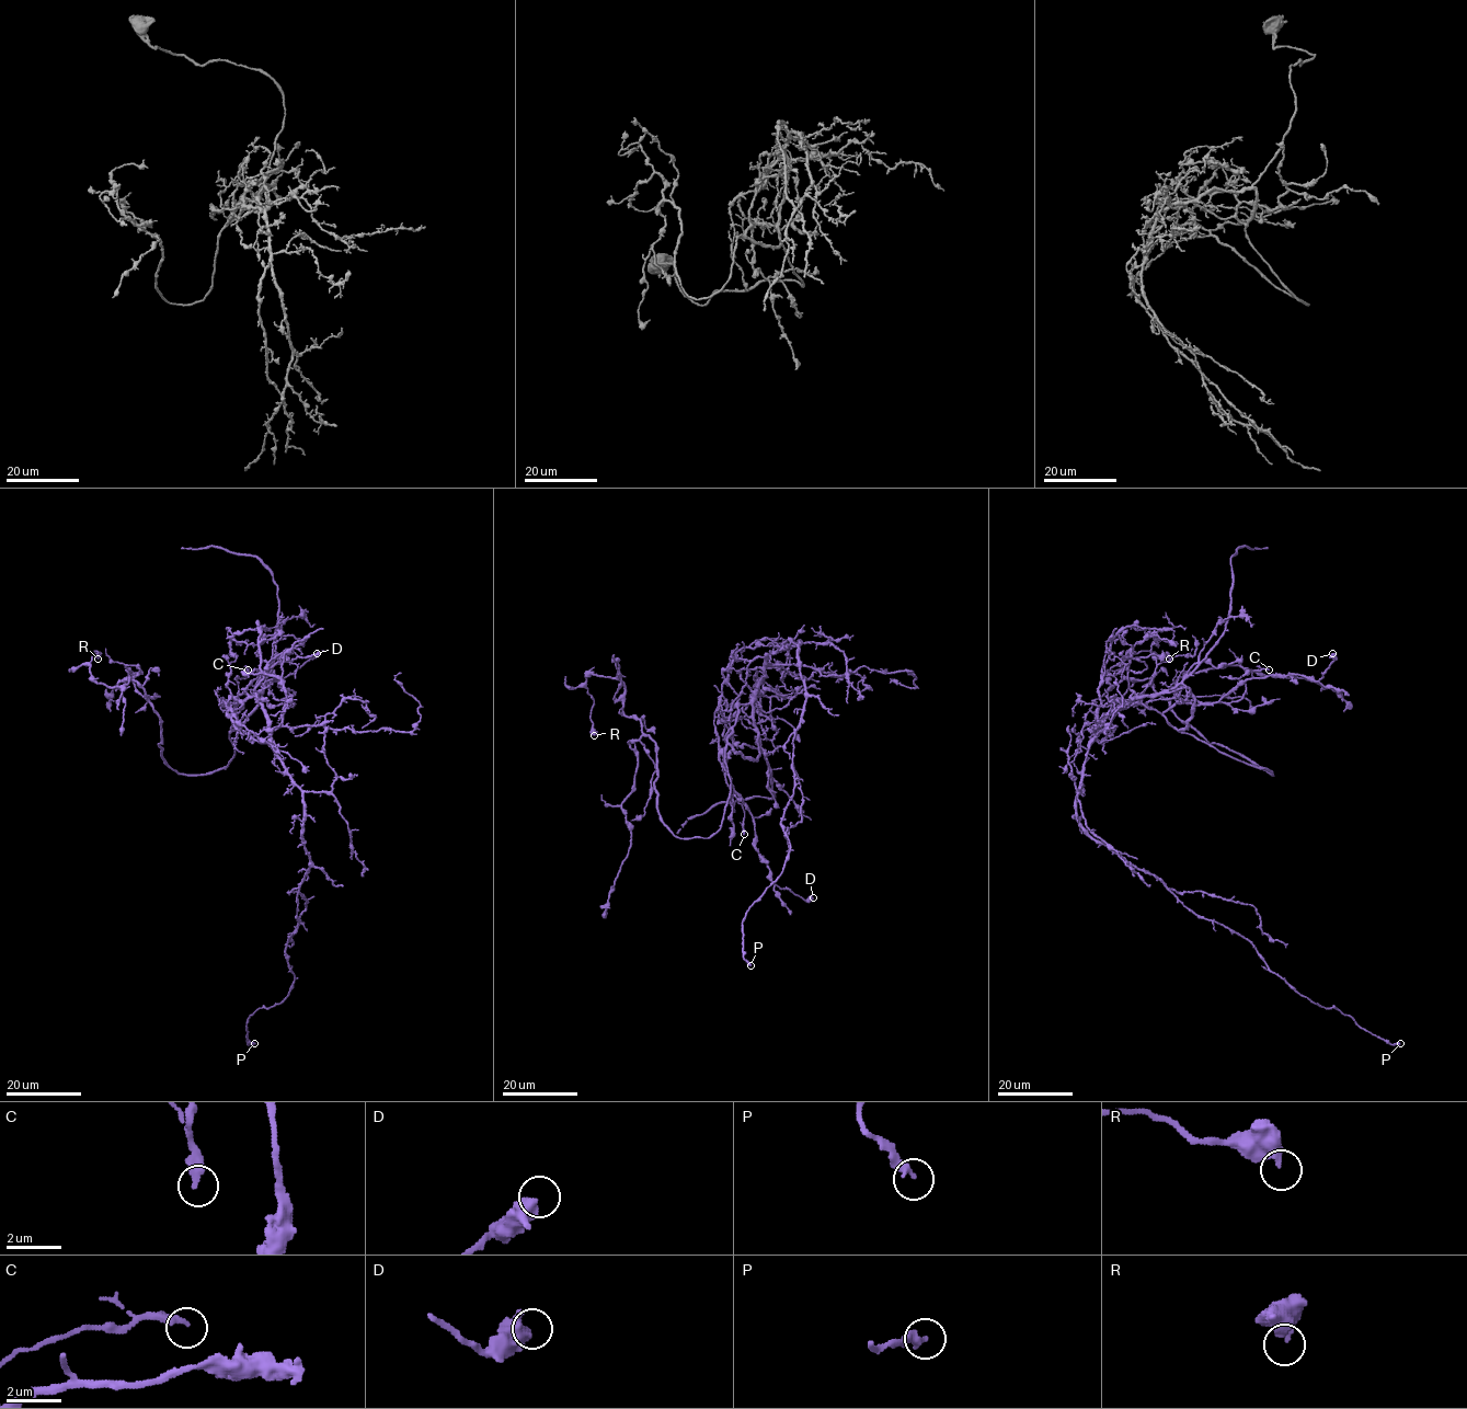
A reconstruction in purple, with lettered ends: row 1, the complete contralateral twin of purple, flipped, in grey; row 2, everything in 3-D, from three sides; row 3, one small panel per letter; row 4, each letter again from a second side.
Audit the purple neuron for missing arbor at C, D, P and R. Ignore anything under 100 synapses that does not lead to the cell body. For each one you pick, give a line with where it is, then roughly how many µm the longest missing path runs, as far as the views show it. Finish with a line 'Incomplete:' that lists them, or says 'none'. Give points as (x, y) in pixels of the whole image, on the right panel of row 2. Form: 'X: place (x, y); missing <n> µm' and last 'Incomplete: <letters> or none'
Incomplete: none

